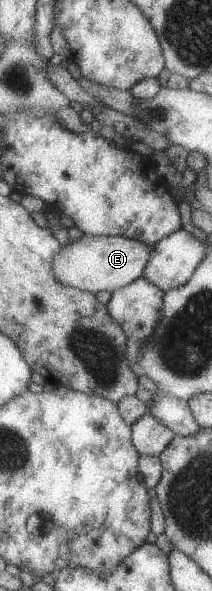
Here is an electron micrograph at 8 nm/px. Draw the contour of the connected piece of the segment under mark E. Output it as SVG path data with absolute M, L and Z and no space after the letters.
M84 234L80 239L70 241L68 245L60 250L59 254L56 254L52 268L56 278L66 286L88 291L92 294L98 294L102 290L113 293L120 287L128 286L143 276L150 258L152 258L152 247L135 238L120 235L90 236L90 234Z

